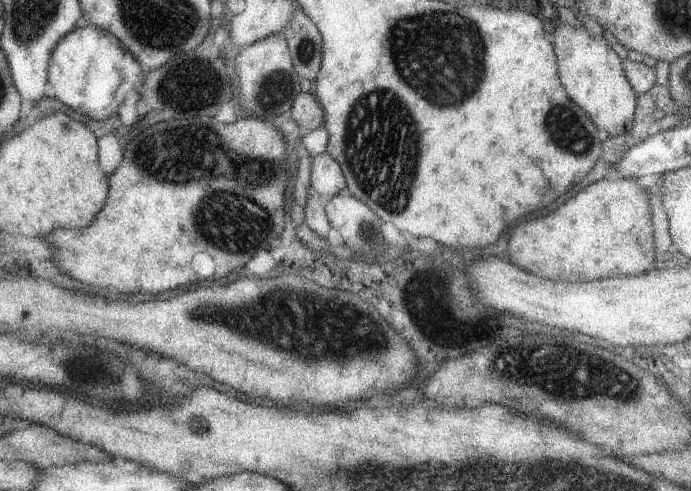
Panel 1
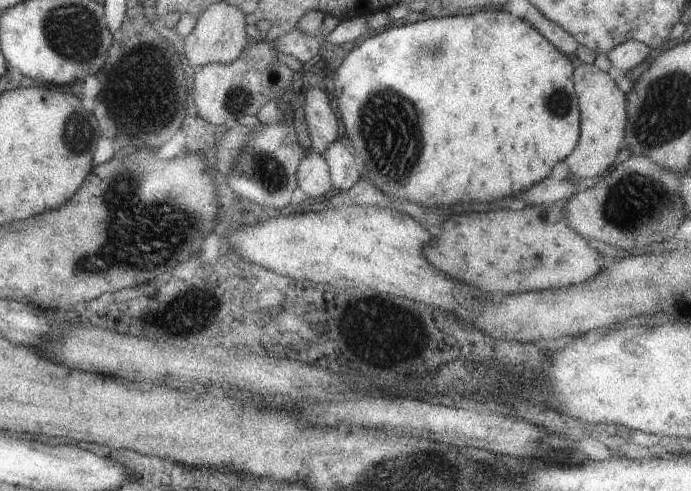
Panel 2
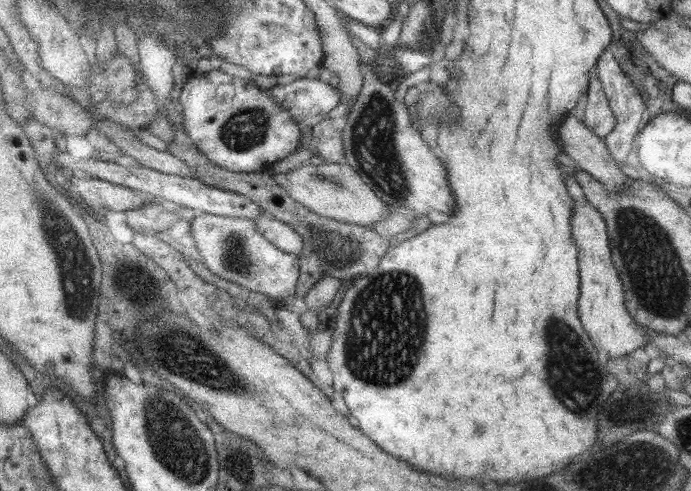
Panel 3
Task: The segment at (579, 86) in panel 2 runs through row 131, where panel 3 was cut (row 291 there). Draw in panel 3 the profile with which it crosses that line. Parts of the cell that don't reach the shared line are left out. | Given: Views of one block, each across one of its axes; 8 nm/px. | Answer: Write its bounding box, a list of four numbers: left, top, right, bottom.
[572,202,648,359]

